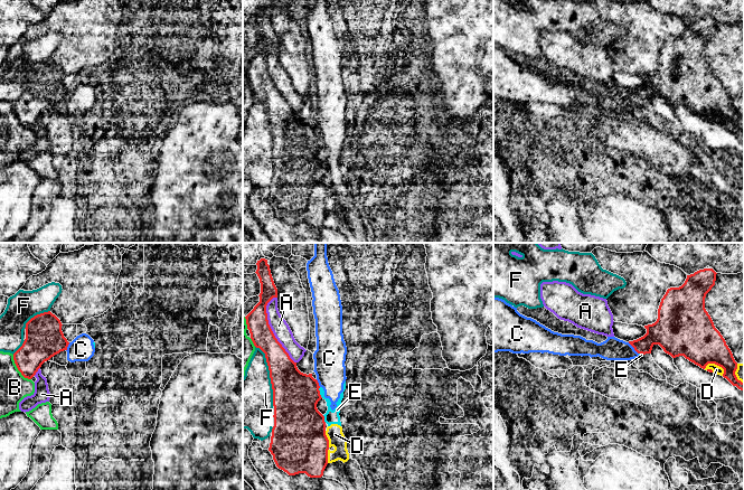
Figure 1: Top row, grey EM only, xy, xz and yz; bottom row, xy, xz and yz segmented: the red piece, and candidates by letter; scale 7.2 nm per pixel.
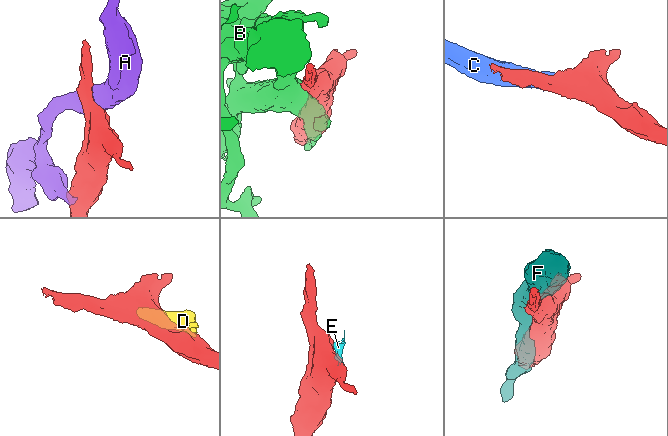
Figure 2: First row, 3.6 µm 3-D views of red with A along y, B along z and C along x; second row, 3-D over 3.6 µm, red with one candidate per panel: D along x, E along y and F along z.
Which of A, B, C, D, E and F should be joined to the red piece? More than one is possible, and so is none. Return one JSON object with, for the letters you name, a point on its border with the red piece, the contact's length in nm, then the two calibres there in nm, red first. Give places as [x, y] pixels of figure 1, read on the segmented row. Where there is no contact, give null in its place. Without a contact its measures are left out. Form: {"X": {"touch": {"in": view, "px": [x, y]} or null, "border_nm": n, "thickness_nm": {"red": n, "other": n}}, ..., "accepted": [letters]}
{"accepted": []}

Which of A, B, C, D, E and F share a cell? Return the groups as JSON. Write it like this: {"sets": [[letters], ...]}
{"sets": [["A"], ["B"], ["C", "D", "E"], ["F"]]}

